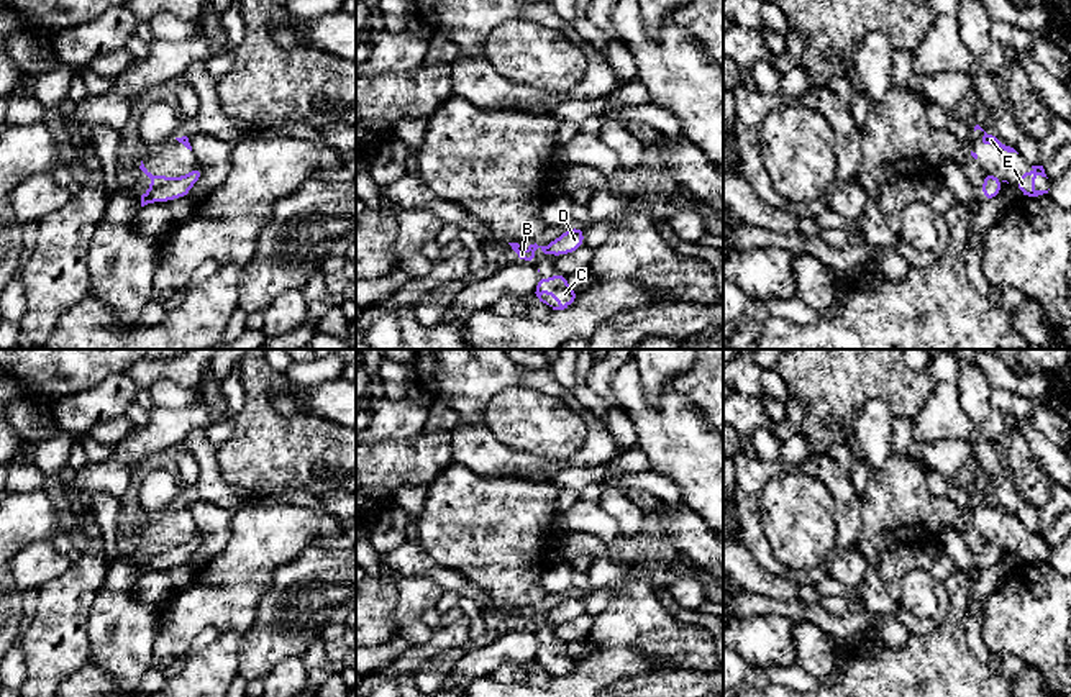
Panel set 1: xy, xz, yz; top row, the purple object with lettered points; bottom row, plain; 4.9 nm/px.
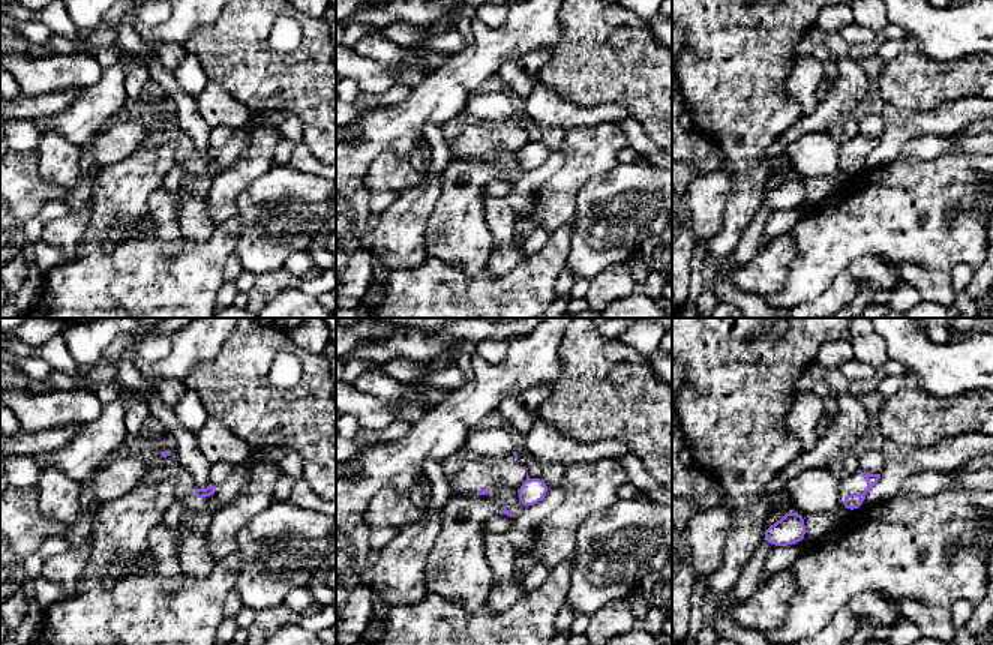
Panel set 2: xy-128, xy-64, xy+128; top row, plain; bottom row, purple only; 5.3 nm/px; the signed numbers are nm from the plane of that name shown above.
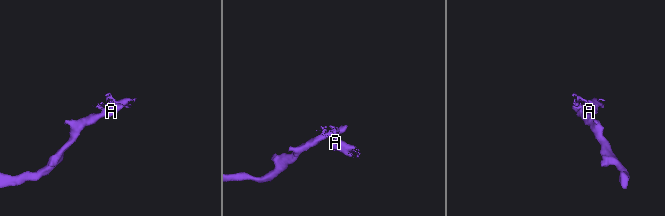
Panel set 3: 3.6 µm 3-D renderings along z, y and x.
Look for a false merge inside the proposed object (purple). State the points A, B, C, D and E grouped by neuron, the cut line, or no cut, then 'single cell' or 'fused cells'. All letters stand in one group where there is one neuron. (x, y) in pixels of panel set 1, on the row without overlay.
groups A B C E / D; cut xy (166, 546), (154, 550); fused cells

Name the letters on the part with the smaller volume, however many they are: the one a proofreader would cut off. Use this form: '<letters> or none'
A, B, C, E

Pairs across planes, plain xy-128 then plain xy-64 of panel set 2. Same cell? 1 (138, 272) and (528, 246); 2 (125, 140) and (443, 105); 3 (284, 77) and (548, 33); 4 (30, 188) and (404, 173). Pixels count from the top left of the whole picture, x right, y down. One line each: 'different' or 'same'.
1: different
2: different
3: different
4: different

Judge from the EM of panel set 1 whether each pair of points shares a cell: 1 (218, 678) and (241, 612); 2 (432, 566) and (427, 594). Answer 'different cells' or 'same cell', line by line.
1: different cells
2: different cells

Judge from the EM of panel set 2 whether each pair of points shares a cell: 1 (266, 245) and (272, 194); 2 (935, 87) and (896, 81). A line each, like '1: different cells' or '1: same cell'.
1: same cell
2: same cell

